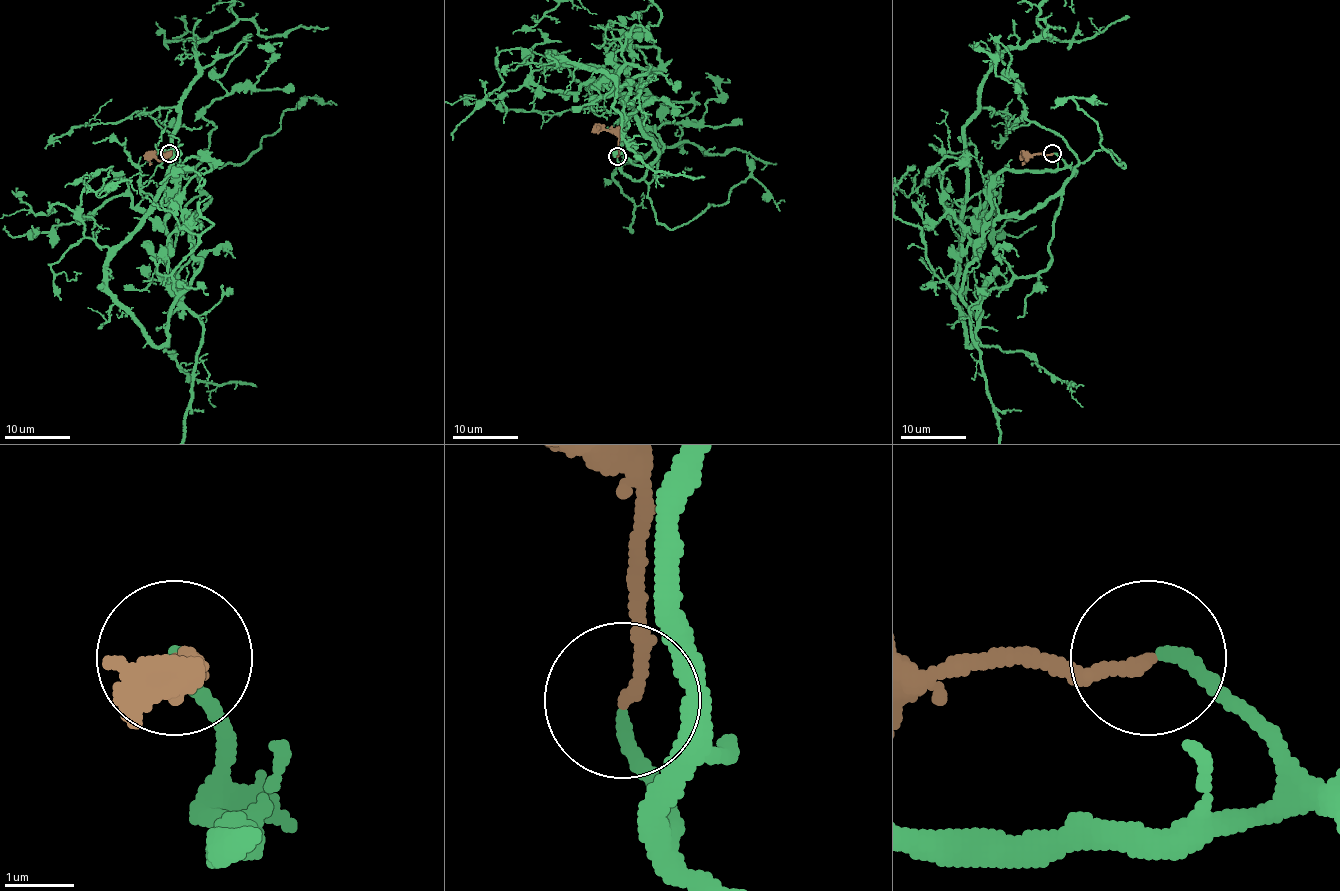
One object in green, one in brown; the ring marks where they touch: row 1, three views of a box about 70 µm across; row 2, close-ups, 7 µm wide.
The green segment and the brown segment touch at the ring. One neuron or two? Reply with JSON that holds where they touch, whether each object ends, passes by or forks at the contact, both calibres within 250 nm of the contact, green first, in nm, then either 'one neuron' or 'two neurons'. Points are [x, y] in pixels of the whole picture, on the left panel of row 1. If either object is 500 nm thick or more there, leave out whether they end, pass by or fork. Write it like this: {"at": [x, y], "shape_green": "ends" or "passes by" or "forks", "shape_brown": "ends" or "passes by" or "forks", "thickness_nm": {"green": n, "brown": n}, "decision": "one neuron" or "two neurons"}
{"at": [169, 153], "shape_green": "ends", "shape_brown": "ends", "thickness_nm": {"green": 190, "brown": 190}, "decision": "one neuron"}

